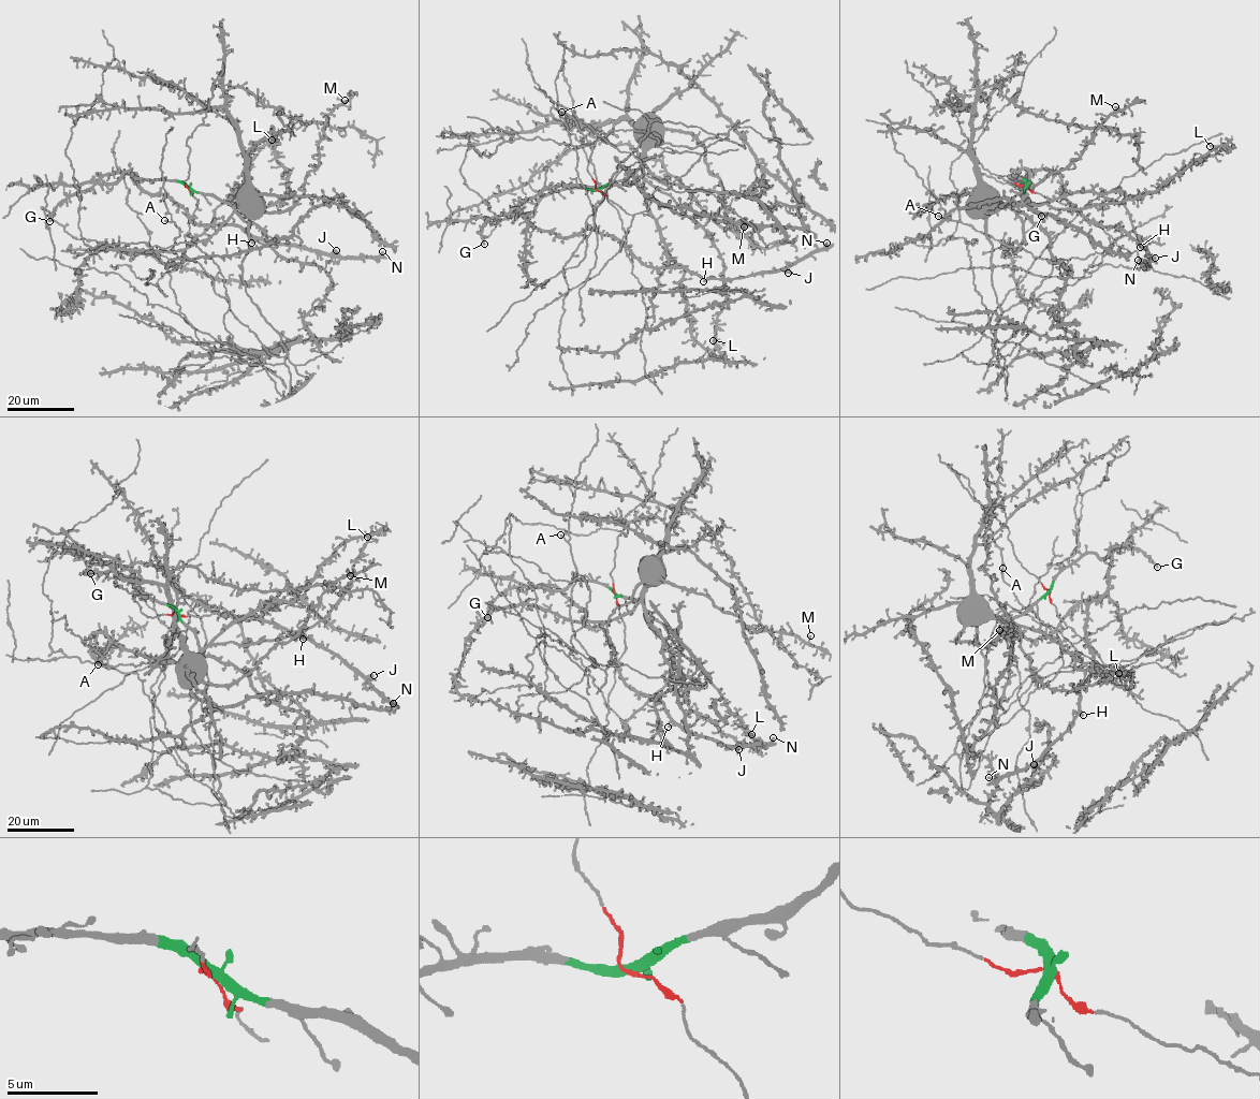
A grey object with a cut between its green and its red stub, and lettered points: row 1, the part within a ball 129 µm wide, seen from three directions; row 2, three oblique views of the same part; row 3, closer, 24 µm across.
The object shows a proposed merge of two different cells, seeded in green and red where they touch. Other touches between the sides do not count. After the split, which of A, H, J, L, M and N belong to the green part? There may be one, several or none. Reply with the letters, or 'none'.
A, L, M

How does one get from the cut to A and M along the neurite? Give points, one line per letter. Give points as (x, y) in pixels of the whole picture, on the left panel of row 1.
A: (187, 187), (215, 194), (234, 210), (209, 237), (177, 251), (172, 249), (179, 229), (165, 220)
M: (187, 187), (230, 205), (291, 210), (304, 192), (305, 180), (317, 167), (324, 123), (346, 100)

